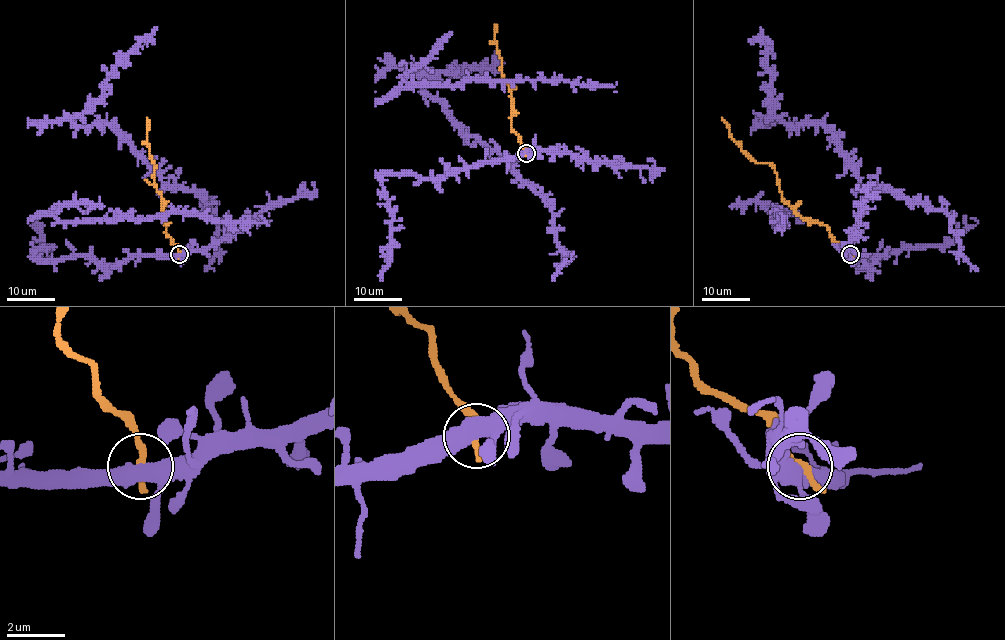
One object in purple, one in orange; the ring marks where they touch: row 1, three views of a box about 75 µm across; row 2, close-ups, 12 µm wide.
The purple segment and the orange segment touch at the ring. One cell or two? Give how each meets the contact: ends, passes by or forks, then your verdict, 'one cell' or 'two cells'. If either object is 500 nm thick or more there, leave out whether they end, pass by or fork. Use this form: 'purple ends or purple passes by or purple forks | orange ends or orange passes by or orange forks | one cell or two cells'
purple forks | orange ends | two cells

